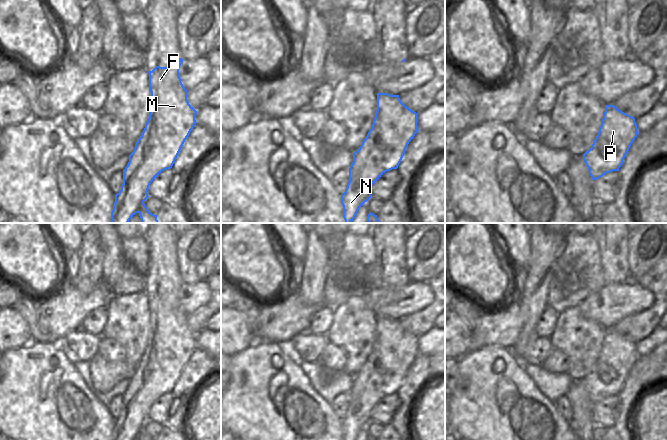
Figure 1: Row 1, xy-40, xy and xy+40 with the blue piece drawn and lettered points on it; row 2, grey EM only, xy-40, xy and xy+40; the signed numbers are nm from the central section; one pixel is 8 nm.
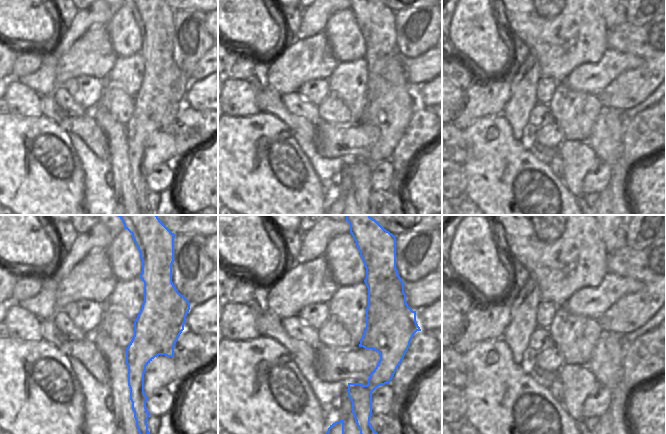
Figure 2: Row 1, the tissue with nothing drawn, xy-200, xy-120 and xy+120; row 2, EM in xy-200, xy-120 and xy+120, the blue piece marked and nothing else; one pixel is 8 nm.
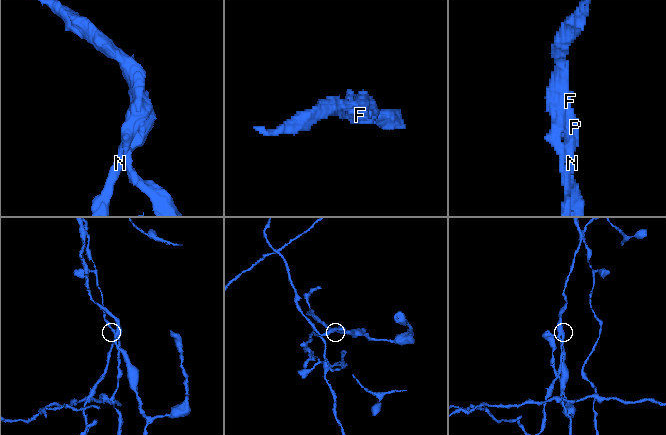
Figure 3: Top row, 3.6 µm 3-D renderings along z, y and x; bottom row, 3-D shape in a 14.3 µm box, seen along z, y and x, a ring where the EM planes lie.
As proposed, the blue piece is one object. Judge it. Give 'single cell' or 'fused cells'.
fused cells

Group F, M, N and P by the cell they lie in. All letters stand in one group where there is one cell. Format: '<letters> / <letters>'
F M P / N

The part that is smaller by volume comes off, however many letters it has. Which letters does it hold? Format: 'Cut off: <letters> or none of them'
Cut off: N

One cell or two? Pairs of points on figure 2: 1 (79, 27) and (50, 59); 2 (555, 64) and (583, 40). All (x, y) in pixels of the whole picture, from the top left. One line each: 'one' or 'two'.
1: one
2: one

